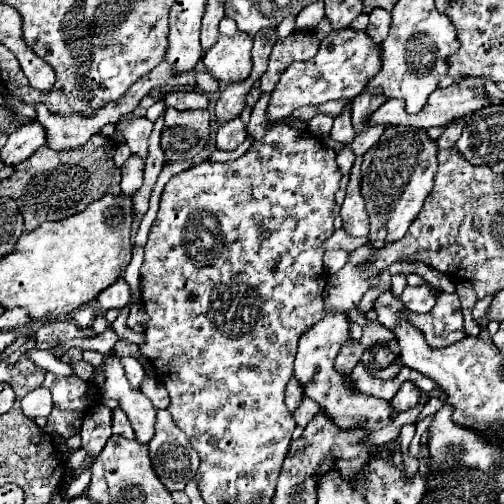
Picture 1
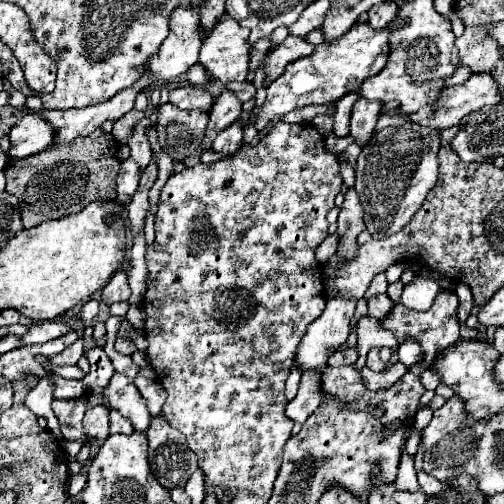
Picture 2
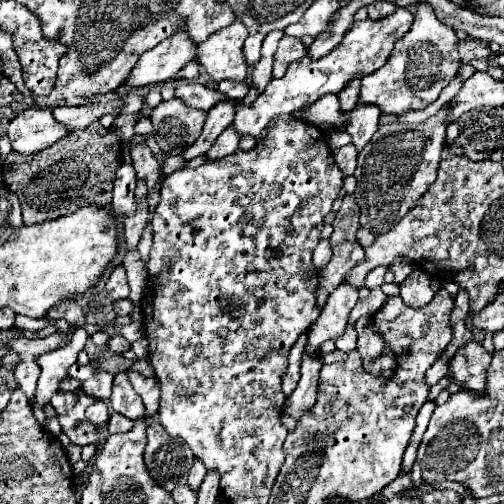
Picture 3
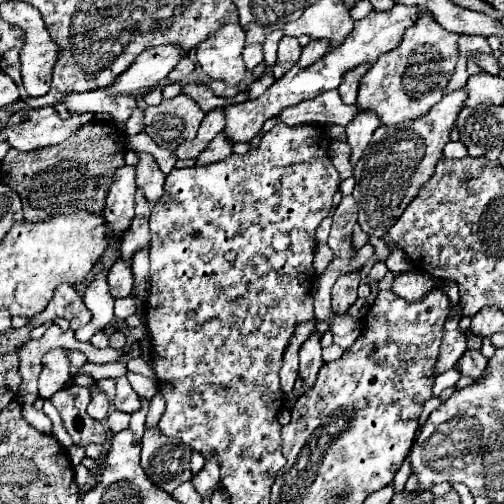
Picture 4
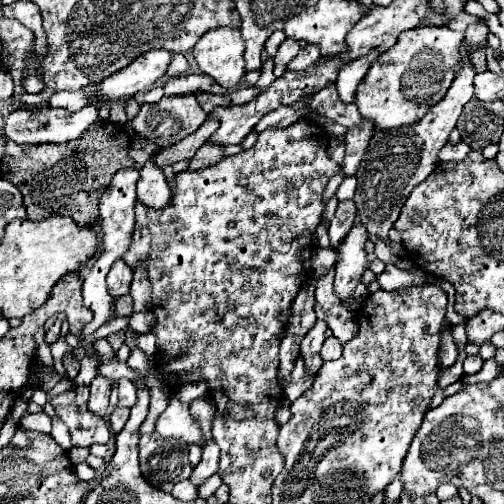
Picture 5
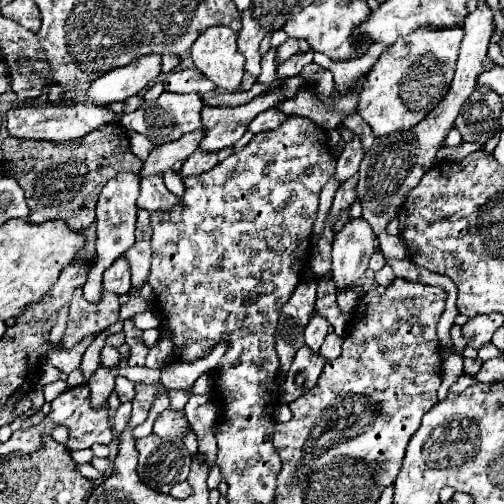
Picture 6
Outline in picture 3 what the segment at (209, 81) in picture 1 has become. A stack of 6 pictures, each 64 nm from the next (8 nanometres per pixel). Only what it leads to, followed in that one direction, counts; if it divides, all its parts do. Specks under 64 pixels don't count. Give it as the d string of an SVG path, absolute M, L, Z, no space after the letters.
M190 62L178 72L178 80L196 80L198 76L200 76L200 64L198 62Z

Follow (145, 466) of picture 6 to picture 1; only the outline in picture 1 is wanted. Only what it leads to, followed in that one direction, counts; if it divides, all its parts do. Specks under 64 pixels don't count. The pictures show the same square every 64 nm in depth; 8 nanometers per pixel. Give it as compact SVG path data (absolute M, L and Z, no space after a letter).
M158 410L156 434L148 448L152 468L170 492L182 490L188 480L196 476L200 464L198 452L192 448L186 434L174 424L168 410Z

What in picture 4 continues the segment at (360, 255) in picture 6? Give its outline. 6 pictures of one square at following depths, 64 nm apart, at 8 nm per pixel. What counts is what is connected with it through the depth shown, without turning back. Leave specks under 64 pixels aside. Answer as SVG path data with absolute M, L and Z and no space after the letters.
M352 272L348 276L342 276L336 280L332 288L332 314L346 314L348 308L356 302L356 290L360 282L360 272Z

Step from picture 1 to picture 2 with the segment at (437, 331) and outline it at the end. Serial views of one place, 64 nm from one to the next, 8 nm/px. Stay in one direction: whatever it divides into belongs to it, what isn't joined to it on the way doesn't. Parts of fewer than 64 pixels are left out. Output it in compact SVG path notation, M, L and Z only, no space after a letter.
M440 290L432 308L426 312L416 312L416 310L408 310L402 304L396 304L392 308L392 312L380 322L382 328L390 330L396 334L396 338L402 342L404 338L416 338L426 354L426 364L430 364L434 360L434 356L438 352L442 352L444 348L452 346L456 340L460 340L460 322L458 322L458 296L450 290Z

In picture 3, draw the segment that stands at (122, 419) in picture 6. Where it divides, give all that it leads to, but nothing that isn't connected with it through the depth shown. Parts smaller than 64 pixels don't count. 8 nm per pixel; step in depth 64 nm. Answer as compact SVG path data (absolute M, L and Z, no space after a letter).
M112 412L112 414L110 414L110 420L108 420L108 432L110 432L110 434L128 432L132 426L134 426L134 422L132 422L132 420L128 420L126 416L116 414L116 412Z

